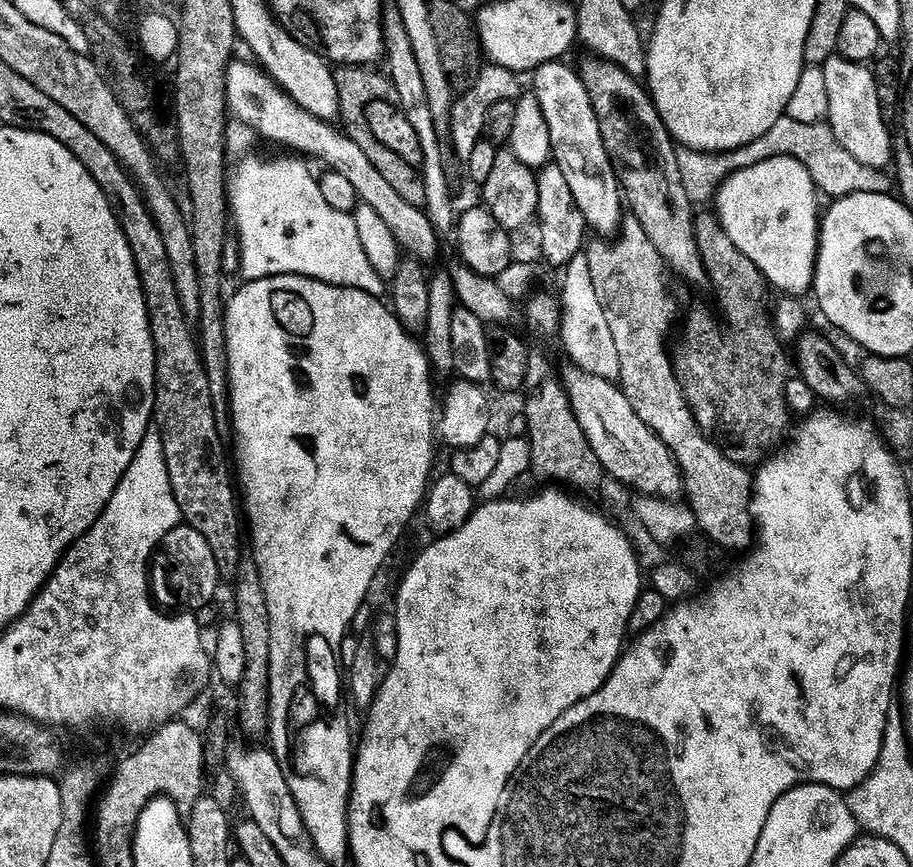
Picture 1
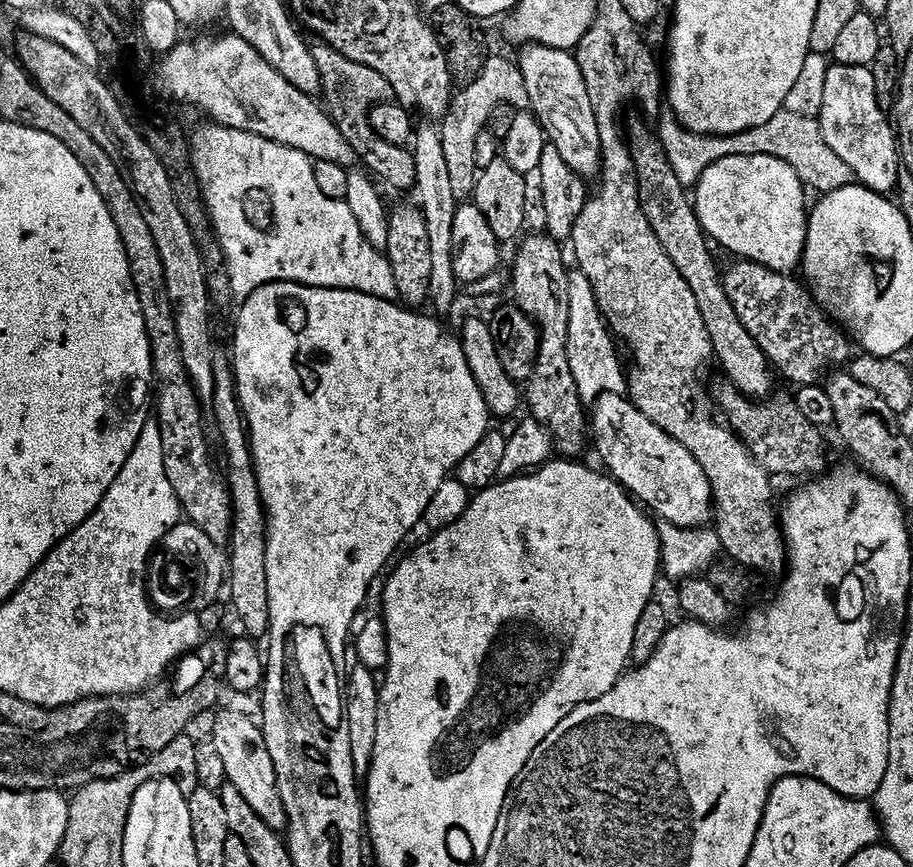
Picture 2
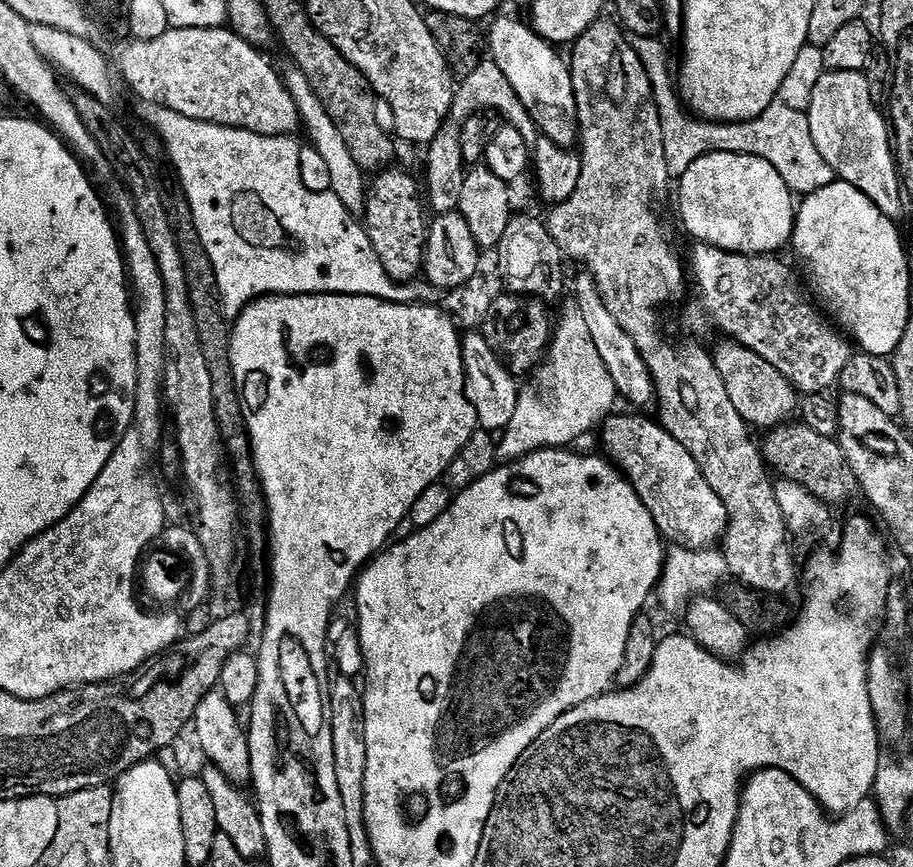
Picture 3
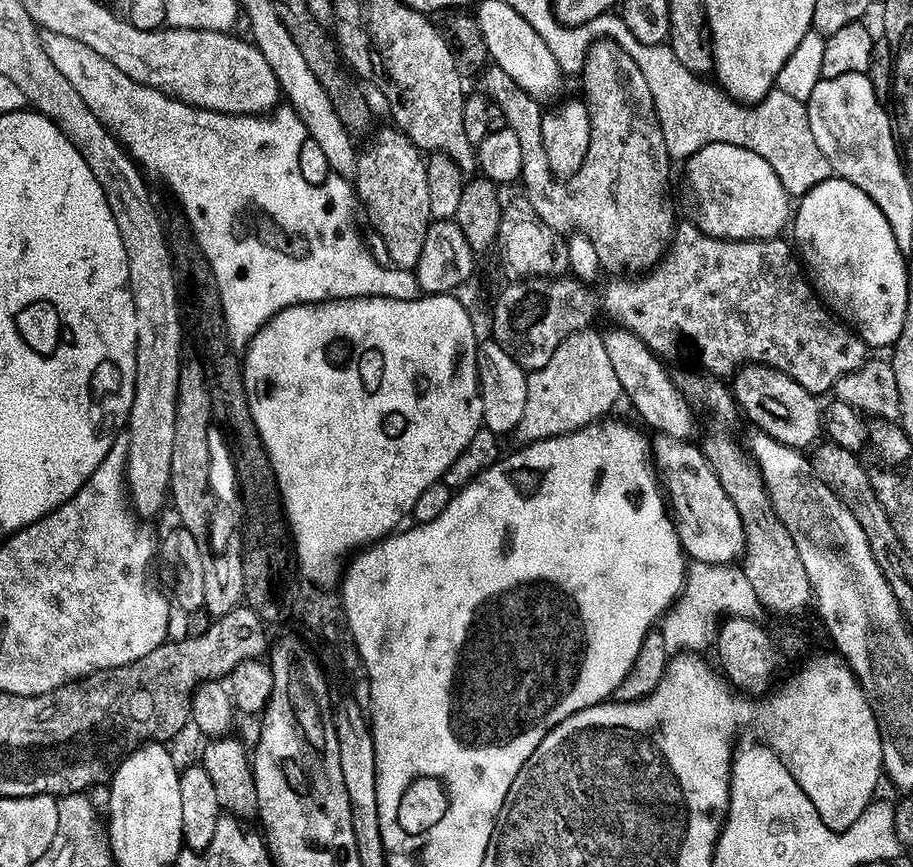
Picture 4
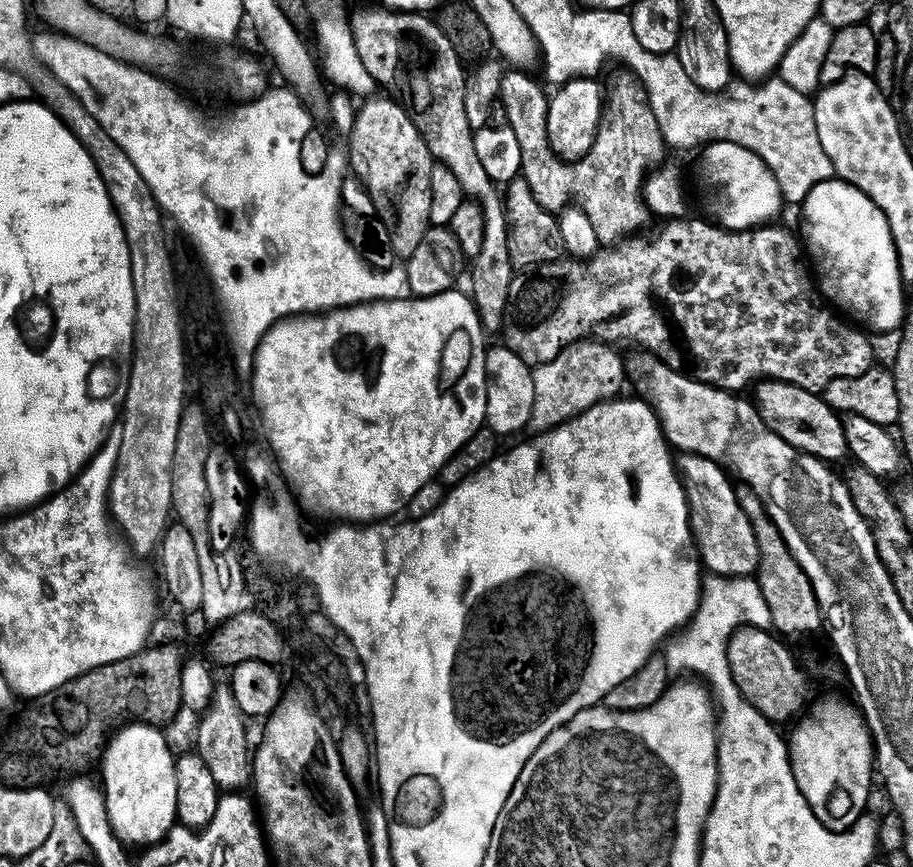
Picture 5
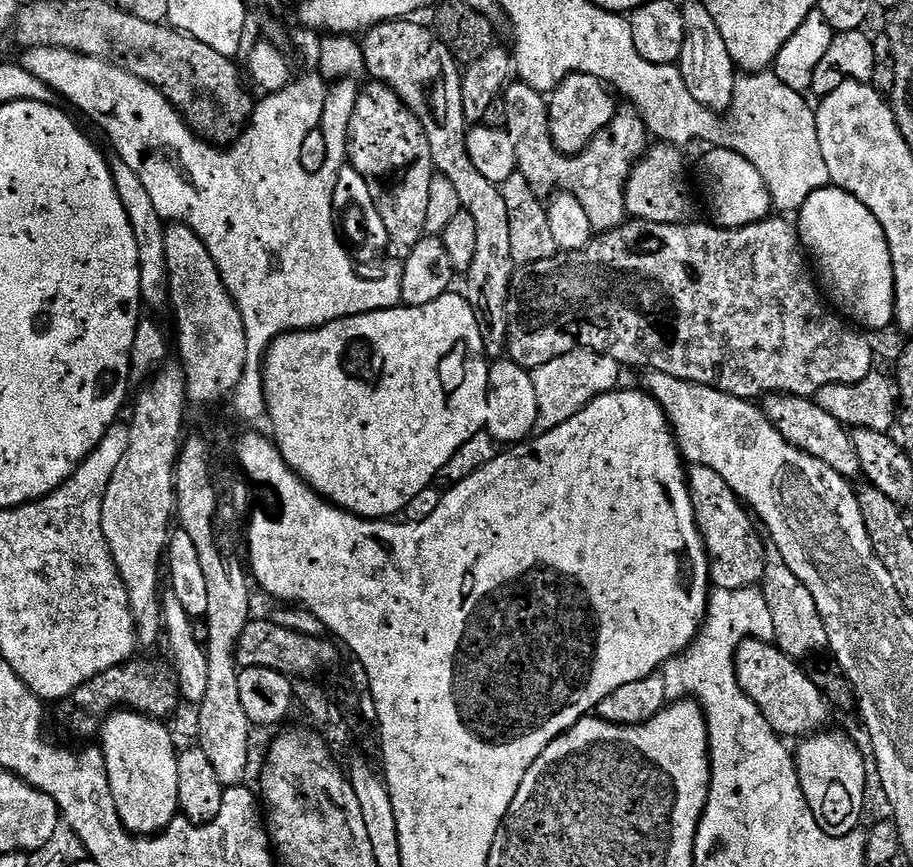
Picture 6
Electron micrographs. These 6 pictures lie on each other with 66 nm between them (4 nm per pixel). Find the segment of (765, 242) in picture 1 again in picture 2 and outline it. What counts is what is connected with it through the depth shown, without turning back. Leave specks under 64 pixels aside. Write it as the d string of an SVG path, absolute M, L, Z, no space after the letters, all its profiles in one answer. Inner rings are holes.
M731 156L705 170L694 189L694 207L704 235L740 260L751 260L775 272L791 273L804 259L809 213L804 210L806 185L786 162L773 156Z

